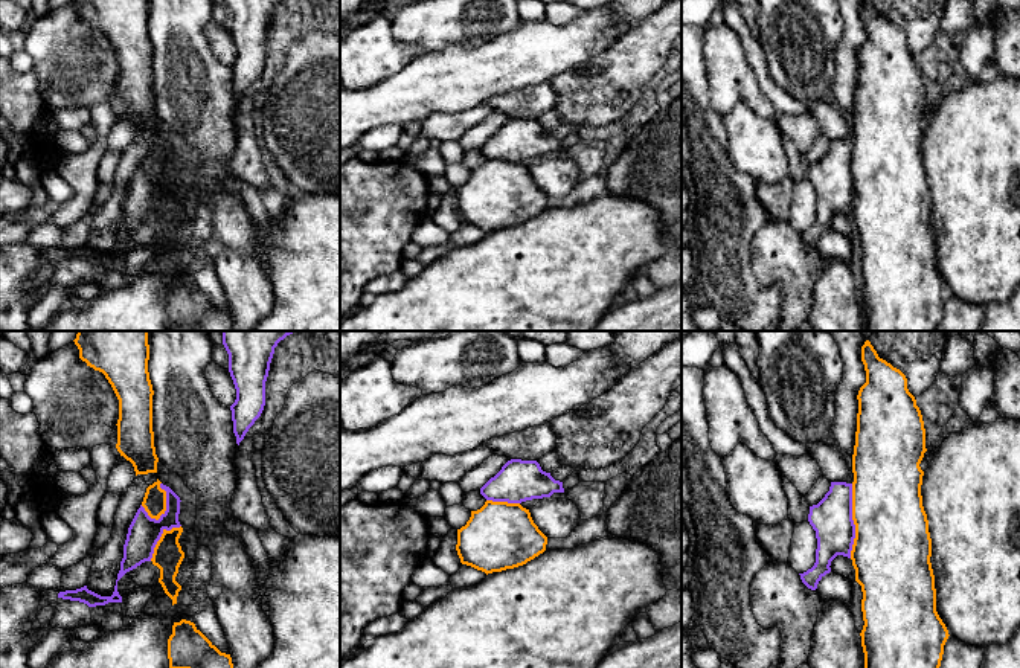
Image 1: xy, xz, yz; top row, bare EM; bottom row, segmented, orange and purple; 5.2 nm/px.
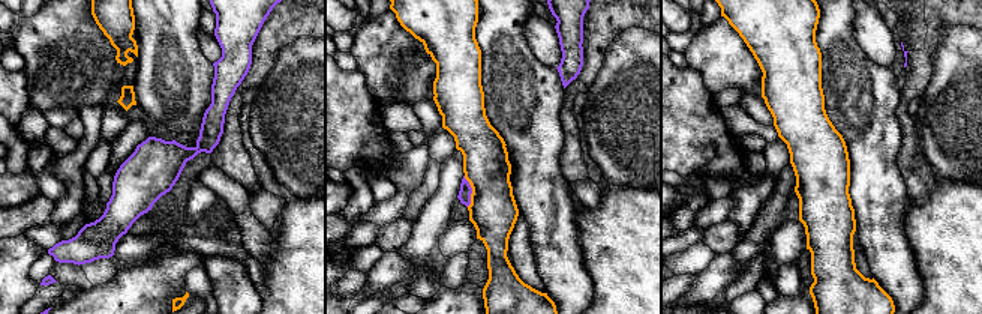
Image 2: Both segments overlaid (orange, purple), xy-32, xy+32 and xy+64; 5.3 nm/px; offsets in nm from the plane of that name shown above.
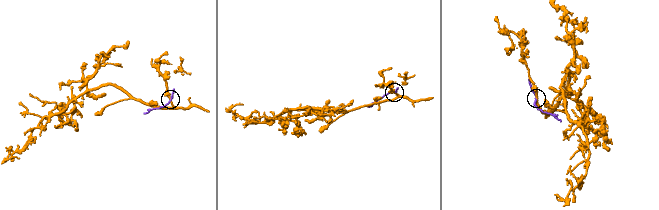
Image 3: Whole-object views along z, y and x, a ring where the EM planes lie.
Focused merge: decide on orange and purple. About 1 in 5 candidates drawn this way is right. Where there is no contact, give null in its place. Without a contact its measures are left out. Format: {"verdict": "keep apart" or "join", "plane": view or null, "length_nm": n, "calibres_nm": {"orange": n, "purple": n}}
{"verdict": "keep apart", "plane": "yz", "length_nm": 400, "calibres_nm": {"orange": 400, "purple": 220}}

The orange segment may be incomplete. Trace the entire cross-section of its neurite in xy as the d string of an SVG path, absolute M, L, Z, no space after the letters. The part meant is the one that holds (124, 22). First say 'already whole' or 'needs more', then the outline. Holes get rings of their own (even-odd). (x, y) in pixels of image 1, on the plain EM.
already whole; M75 0L79 17L105 34L119 58L116 107L137 133L157 131L148 0Z

